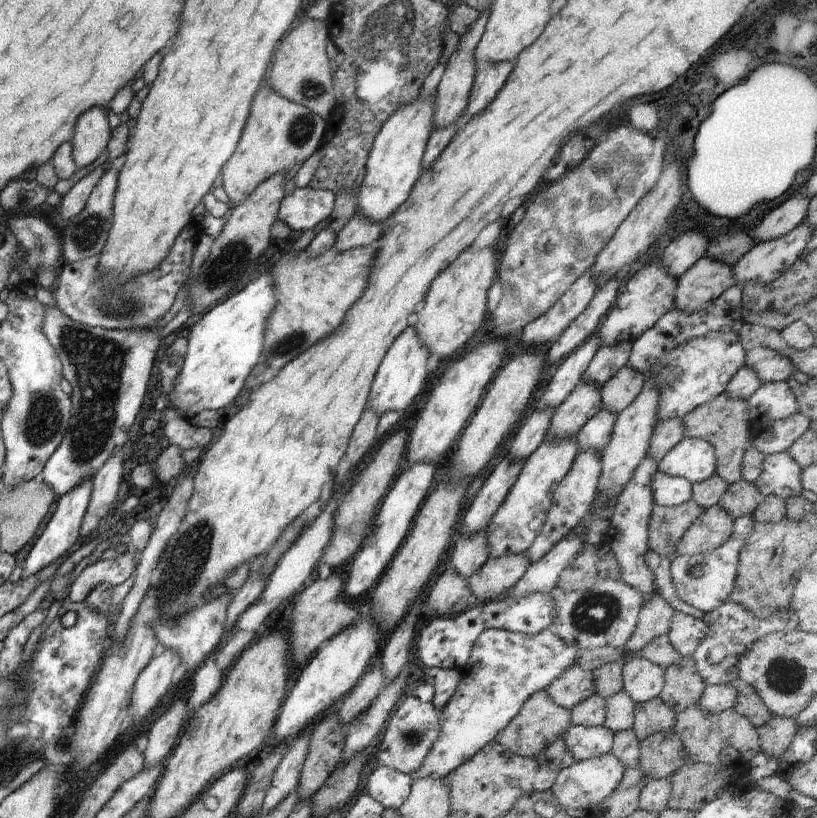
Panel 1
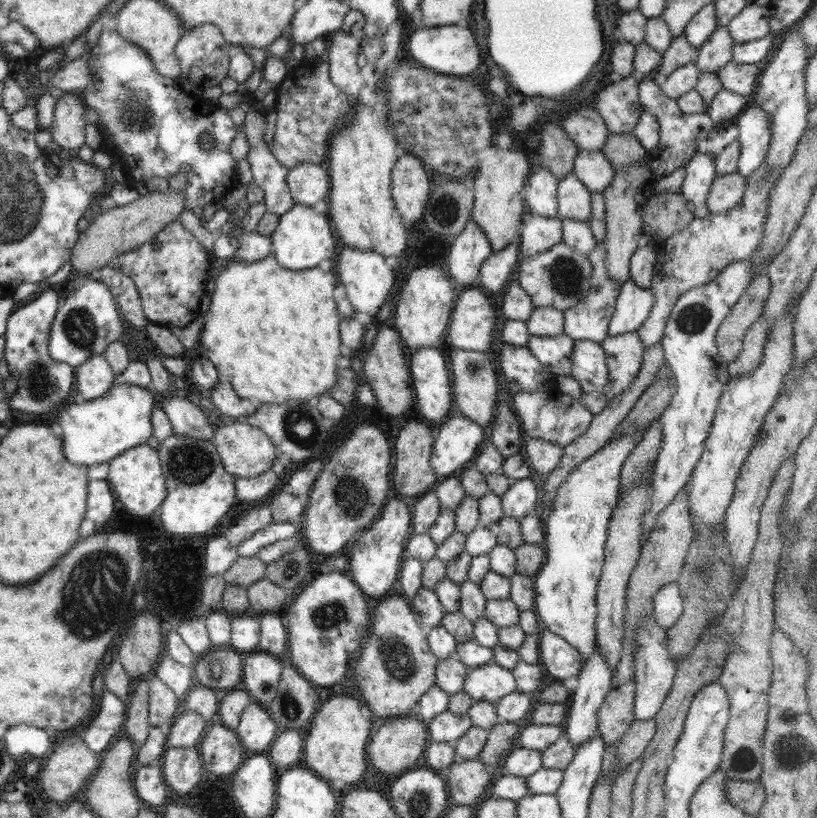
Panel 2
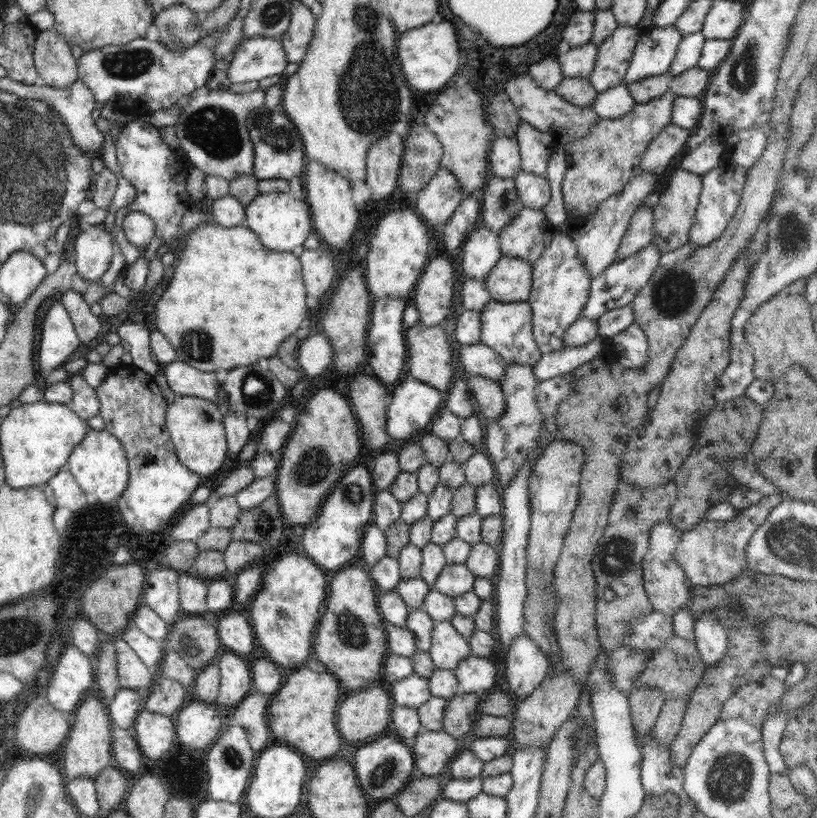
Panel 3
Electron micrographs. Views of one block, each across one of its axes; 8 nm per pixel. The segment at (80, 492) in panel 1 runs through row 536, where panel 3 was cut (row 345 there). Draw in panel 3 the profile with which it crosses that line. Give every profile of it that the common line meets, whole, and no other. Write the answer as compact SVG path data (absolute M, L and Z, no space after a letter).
M54 300L46 316L42 320L42 333L40 338L40 346L38 349L38 364L40 368L49 374L53 370L61 368L61 366L68 362L72 352L81 344L81 340L77 337L74 325L71 318L62 303Z

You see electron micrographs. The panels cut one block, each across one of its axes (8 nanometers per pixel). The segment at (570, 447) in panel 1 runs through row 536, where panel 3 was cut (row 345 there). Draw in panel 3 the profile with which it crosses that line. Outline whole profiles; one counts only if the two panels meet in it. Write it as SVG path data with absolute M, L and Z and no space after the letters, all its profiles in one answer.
M490 299L480 313L482 343L495 350L506 362L531 367L538 362L542 352L534 340L532 311L527 302L503 303Z

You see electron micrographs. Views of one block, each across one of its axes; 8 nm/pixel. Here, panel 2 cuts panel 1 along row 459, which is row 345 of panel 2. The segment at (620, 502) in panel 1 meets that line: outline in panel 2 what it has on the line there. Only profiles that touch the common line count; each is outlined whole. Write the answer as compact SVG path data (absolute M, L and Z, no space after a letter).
M762 163L756 171L750 173L743 199L736 208L727 210L725 213L712 213L704 218L695 217L682 232L670 236L664 244L659 245L650 287L655 303L650 316L636 330L642 337L644 350L660 343L674 303L690 291L690 288L696 288L714 280L725 266L753 256L754 250L758 248L762 240L764 224L768 220L768 196L779 179L772 170L774 170L772 165Z

